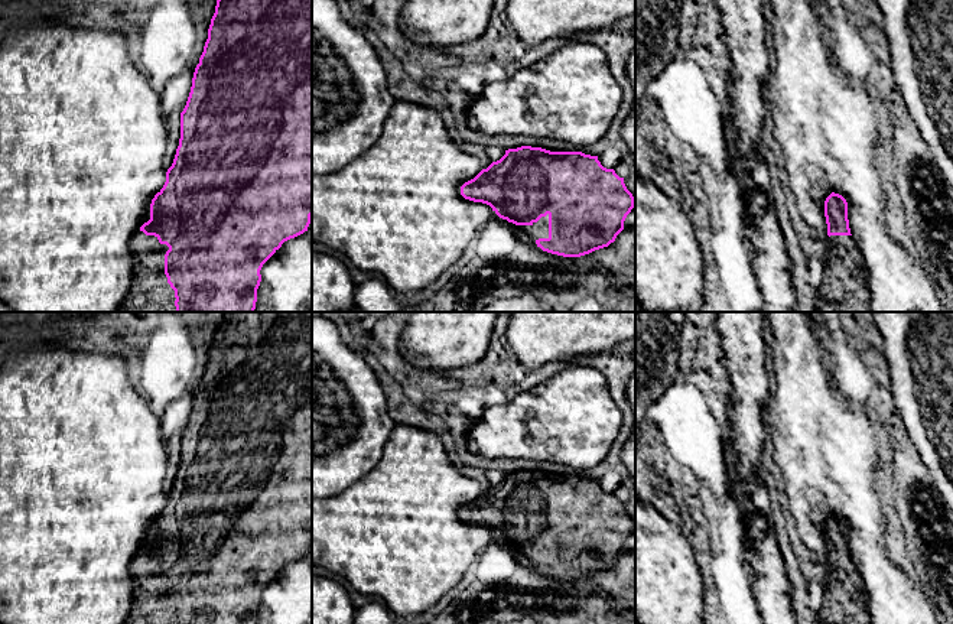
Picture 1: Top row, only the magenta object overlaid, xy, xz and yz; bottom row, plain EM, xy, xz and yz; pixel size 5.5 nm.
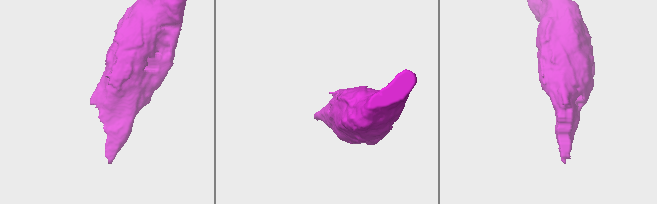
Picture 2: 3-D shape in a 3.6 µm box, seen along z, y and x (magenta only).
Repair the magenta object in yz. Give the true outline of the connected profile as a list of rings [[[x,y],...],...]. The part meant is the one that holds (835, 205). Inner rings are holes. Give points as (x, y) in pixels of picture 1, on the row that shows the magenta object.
[[[832,192],[824,201],[829,244],[814,312],[868,312],[868,273],[848,220],[846,199]]]

